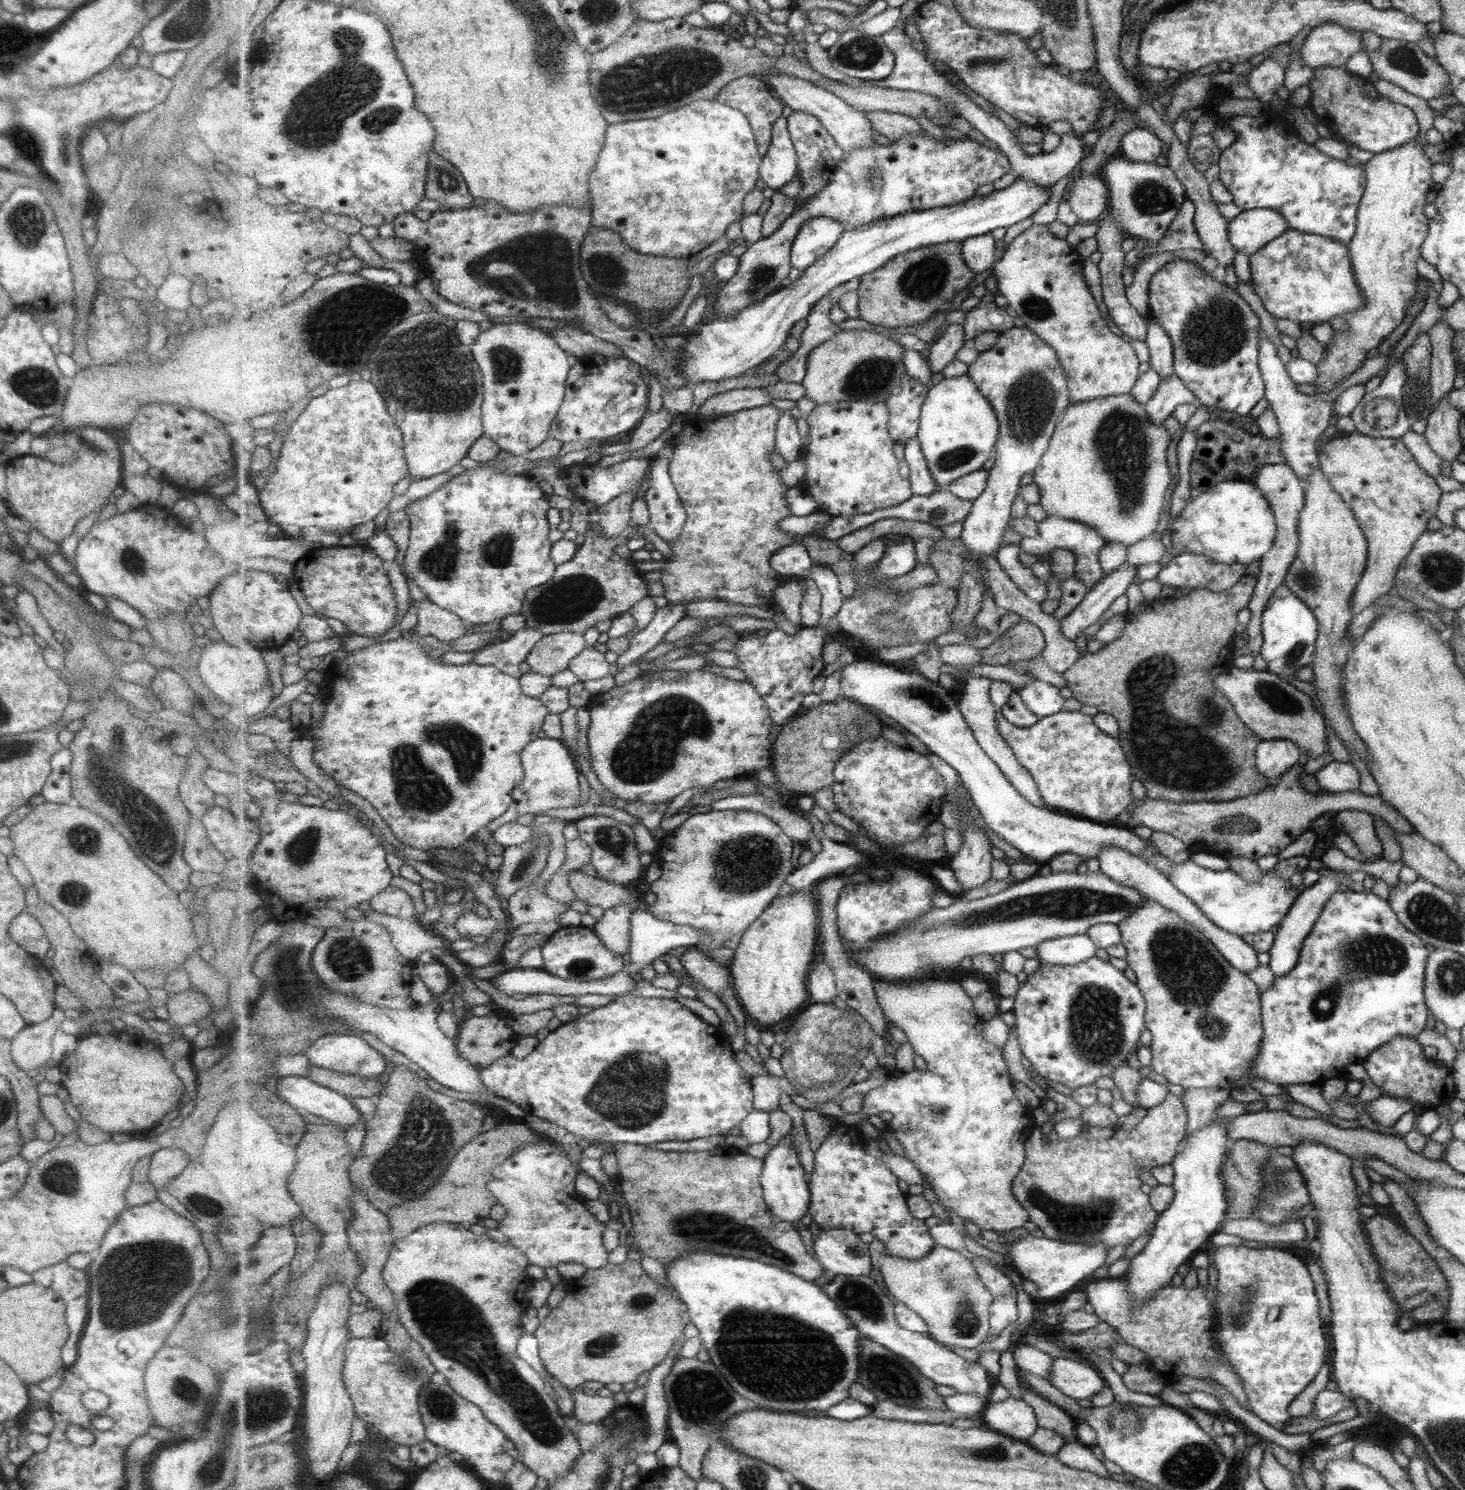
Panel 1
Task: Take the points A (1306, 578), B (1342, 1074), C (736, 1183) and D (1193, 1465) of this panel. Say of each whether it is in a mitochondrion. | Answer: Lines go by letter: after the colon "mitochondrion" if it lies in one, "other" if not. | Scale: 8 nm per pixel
A: mitochondrion
B: other
C: other
D: mitochondrion

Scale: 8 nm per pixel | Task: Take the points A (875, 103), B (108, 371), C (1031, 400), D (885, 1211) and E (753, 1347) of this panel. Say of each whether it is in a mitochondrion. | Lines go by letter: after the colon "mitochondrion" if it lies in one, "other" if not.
A: other
B: other
C: mitochondrion
D: other
E: mitochondrion

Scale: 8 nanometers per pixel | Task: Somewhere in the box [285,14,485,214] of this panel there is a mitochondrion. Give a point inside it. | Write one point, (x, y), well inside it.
(346, 39)

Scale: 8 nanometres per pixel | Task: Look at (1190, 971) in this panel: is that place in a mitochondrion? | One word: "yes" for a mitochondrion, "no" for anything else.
yes

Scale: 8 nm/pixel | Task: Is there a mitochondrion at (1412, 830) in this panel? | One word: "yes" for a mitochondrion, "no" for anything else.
no

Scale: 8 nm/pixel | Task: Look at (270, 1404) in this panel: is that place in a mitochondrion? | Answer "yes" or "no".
yes

